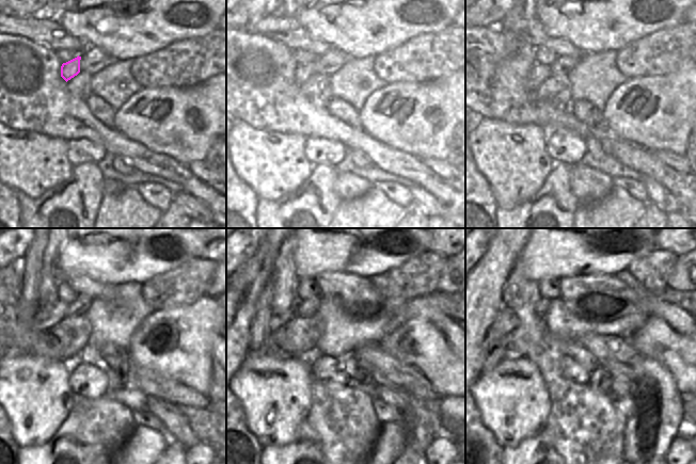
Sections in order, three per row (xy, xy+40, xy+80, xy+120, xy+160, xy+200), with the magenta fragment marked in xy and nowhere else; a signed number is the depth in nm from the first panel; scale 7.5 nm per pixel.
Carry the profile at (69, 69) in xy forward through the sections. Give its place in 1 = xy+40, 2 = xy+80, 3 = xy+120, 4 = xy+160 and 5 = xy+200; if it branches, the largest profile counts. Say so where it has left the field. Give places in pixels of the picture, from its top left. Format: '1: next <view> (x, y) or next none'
1: next xy+40 (303, 73)
2: next xy+80 (539, 73)
3: next xy+120 (44, 318)
4: next xy+160 (279, 316)
5: next xy+200 (506, 320)

